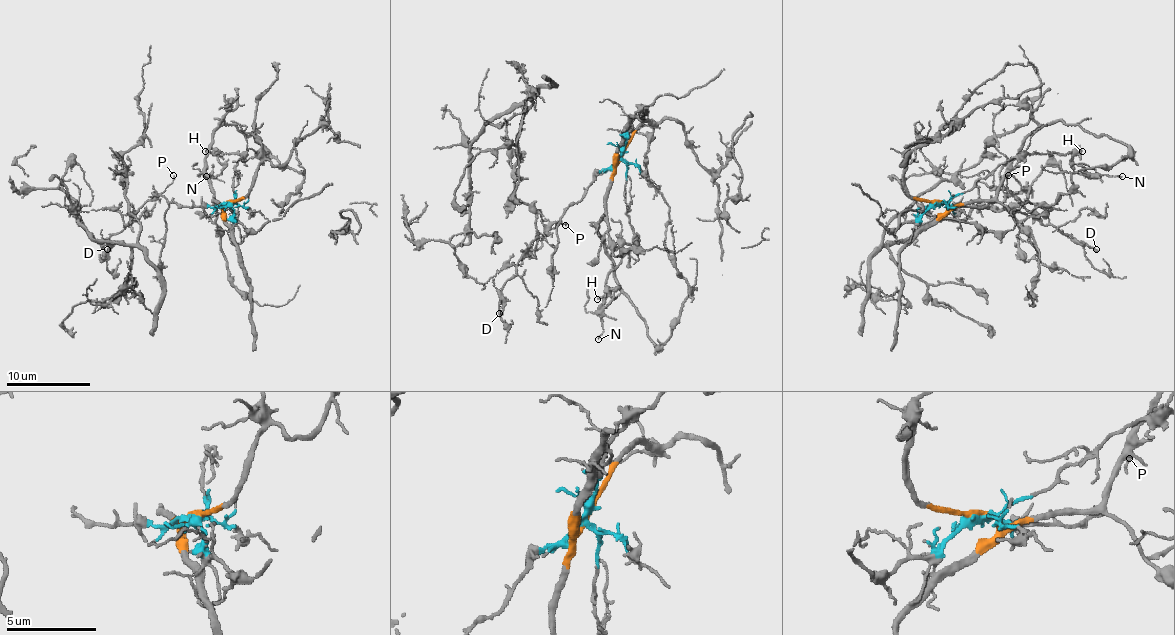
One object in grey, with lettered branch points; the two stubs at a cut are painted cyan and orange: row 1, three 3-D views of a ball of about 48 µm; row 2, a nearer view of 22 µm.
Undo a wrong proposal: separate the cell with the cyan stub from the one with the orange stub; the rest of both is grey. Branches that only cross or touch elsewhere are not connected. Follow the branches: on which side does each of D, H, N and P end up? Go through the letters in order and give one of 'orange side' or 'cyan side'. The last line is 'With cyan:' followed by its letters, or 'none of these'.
D: cyan side
H: cyan side
N: cyan side
P: cyan side
With cyan: D, H, N, P

